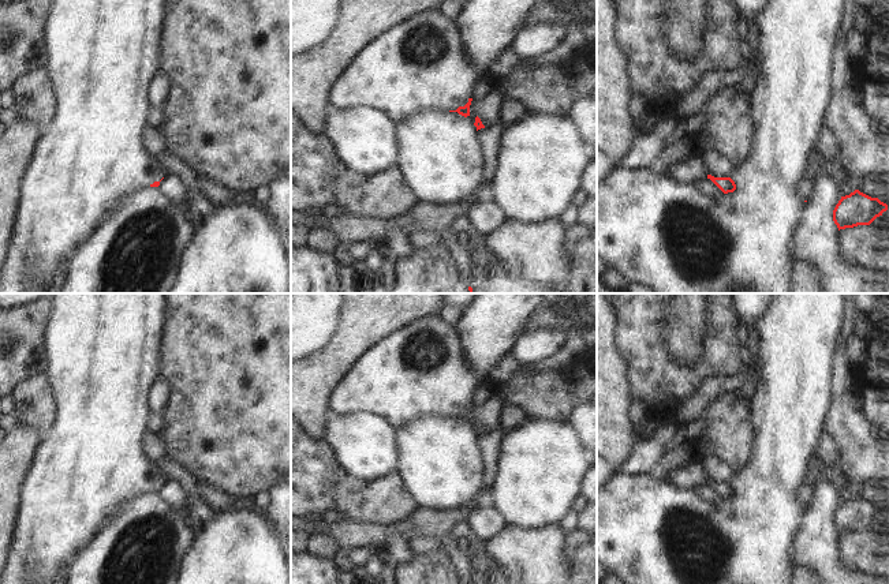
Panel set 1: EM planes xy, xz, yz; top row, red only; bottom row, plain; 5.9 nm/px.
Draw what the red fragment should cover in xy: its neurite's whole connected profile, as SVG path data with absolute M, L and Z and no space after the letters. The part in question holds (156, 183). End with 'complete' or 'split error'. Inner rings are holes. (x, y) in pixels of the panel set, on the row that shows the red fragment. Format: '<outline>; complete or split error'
M53 0L45 22L45 68L56 96L49 130L40 135L20 180L12 237L0 273L0 293L45 293L57 266L131 194L158 187L167 176L141 145L146 89L160 70L165 0Z; split error

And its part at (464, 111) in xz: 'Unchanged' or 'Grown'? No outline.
Grown.

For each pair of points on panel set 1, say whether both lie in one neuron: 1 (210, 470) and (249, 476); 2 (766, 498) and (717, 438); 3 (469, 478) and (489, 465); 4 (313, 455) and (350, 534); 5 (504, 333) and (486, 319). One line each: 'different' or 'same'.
1: same
2: different
3: different
4: different
5: same

